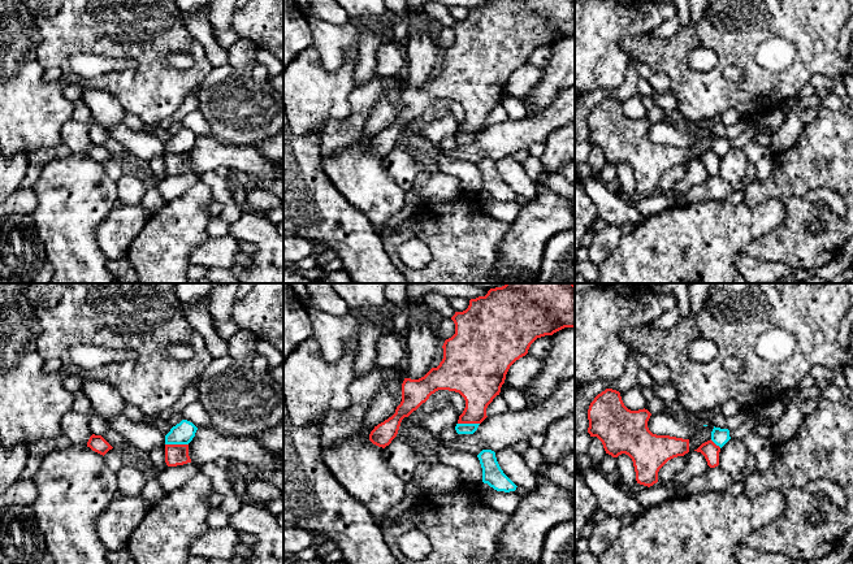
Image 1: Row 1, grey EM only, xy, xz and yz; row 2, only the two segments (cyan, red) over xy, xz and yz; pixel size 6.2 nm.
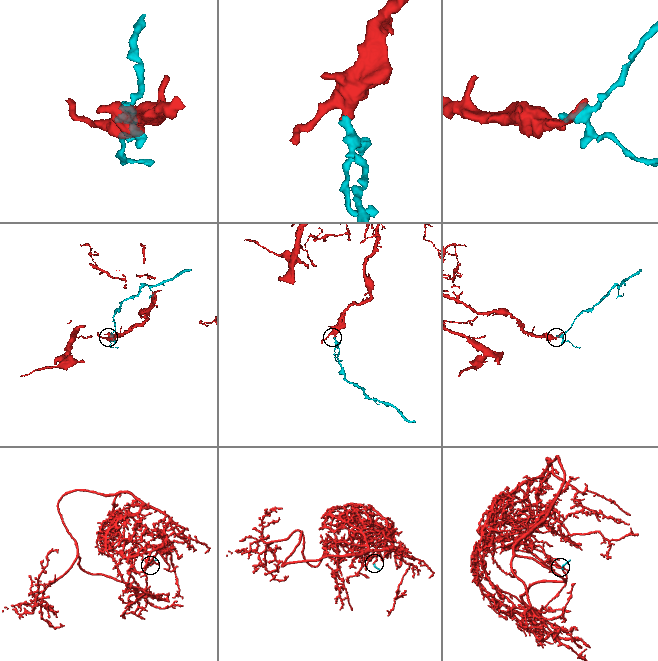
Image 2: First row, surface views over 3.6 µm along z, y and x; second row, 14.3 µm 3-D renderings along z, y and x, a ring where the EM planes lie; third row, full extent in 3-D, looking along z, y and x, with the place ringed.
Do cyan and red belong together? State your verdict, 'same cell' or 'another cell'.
another cell

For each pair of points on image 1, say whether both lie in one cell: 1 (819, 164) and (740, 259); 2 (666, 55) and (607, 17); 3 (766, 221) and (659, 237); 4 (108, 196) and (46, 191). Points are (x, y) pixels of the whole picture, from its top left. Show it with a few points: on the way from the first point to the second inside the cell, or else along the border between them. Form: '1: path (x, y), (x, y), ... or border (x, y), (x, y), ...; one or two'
1: border (744, 251), (761, 261), (774, 260); two
2: border (650, 33), (626, 37), (619, 43), (619, 47); two
3: path (740, 224), (705, 237), (685, 237); one
4: path (92, 195), (74, 195), (70, 191), (61, 191); one

